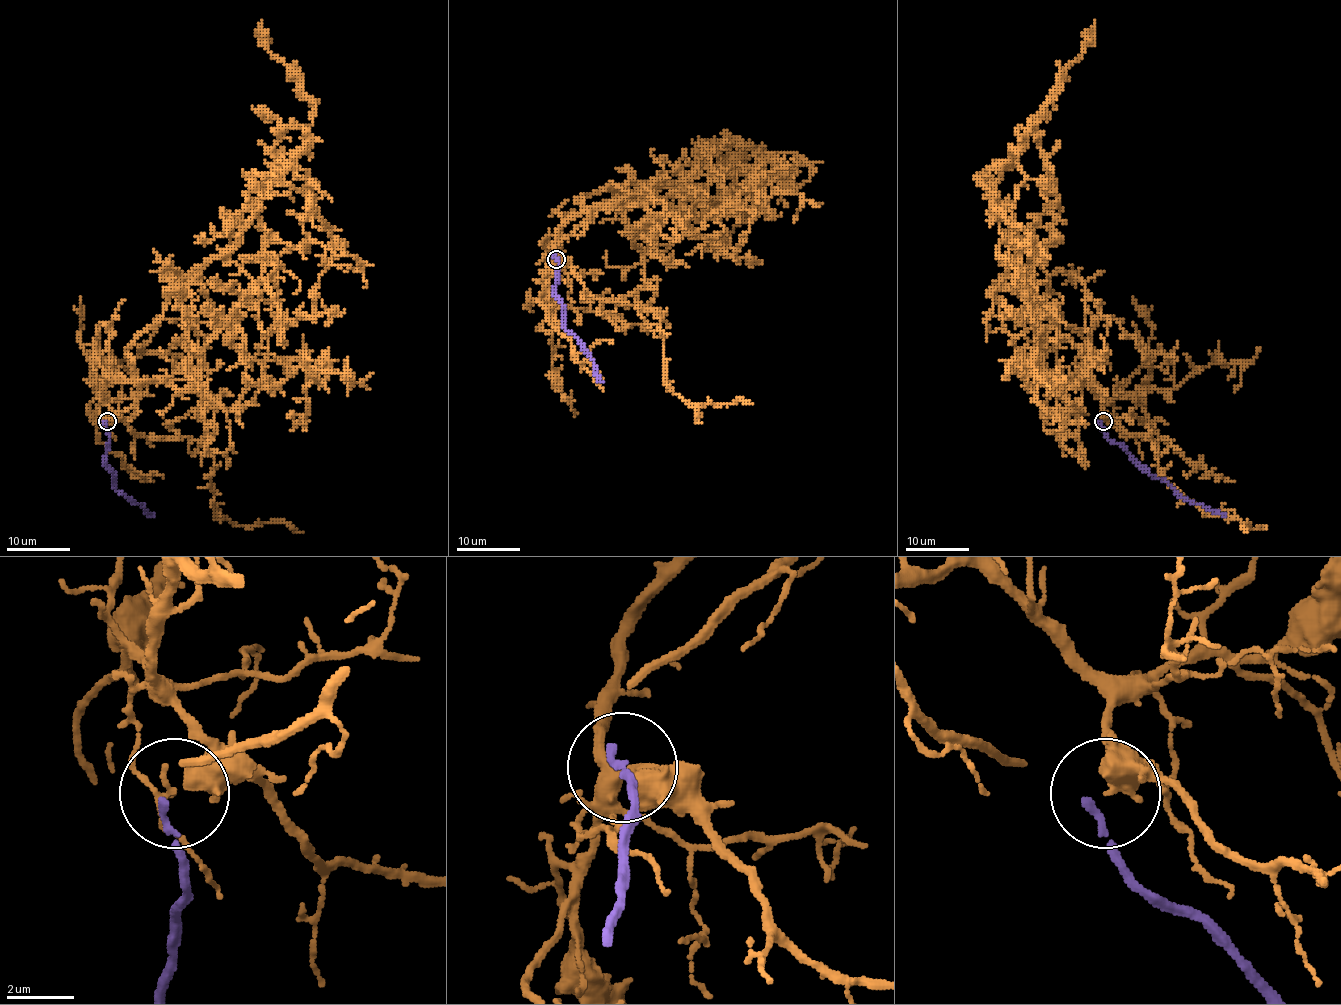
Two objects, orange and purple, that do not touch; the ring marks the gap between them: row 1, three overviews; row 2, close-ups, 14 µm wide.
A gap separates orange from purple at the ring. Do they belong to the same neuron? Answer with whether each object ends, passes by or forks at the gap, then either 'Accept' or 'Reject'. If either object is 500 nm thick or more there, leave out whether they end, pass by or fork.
Accept

